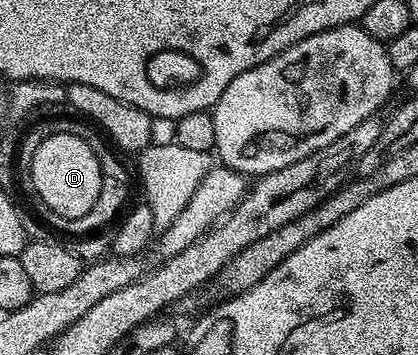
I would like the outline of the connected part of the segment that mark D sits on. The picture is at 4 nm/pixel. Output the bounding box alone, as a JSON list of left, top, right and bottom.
[31,134,104,218]

